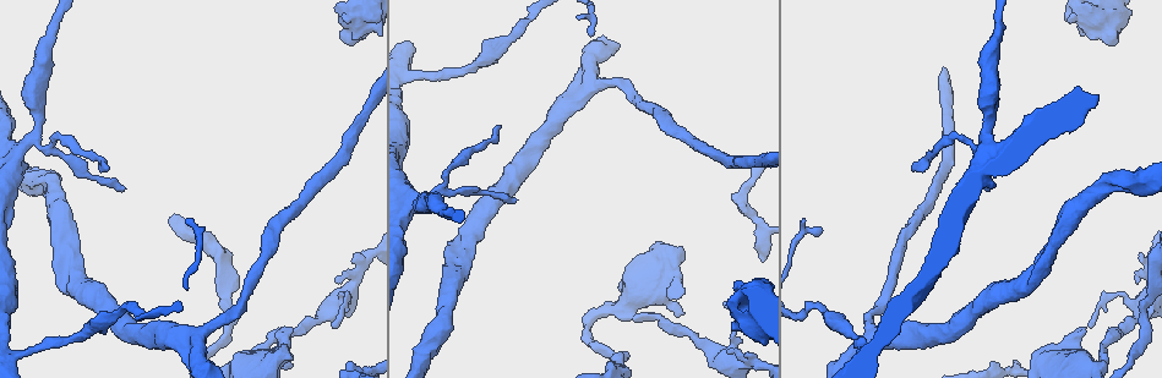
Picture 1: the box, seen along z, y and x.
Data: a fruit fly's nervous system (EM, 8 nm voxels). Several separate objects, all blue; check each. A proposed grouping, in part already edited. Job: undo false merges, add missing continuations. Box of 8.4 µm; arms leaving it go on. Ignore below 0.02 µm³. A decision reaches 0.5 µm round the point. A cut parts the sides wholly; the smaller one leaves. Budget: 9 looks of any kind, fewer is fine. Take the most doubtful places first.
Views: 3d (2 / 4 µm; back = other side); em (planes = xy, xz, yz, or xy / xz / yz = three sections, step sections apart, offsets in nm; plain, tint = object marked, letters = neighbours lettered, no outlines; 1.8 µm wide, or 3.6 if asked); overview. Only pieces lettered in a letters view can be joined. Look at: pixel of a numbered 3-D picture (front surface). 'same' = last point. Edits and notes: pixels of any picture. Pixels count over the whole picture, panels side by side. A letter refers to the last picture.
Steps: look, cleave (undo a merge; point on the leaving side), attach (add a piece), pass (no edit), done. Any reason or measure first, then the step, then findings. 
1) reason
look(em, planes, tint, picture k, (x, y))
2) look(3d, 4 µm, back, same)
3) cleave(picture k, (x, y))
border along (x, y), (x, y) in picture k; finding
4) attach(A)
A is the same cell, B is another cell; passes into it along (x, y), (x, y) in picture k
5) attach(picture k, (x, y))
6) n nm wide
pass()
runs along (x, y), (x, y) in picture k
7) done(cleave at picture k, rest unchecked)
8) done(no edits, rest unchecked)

free end
look(em, planes, letters, picture 1, (340, 39))

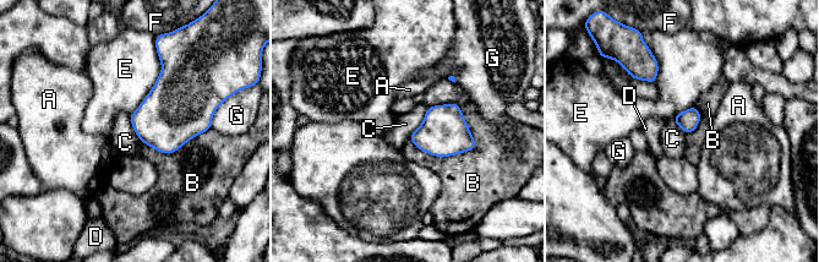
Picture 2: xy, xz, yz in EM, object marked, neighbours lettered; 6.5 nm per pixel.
pass()
A, B, C, D, E, F and G are other cells; border along (429, 107), (422, 121), (408, 140) in picture 2; none of them fits

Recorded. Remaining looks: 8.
narrows sharply
look(em, xz, step 4, tint, picture 1, (360, 269))

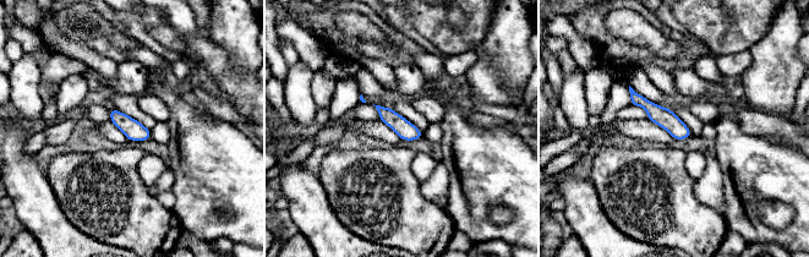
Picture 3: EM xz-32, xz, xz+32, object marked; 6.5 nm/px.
look(em, xz, step 4, letters, same)

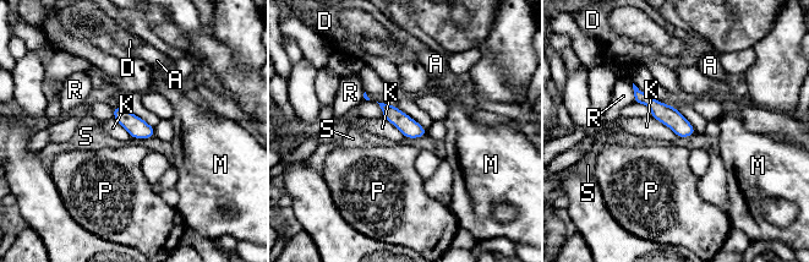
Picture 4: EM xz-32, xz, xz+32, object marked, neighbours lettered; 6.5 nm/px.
pass()
A, D, K, M, P, R and S are other cells; runs along (637, 92), (690, 131) in picture 4; one neuron here

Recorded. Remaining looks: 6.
branch stops here
look(3d, 2 µm, picture 1, (1083, 333))

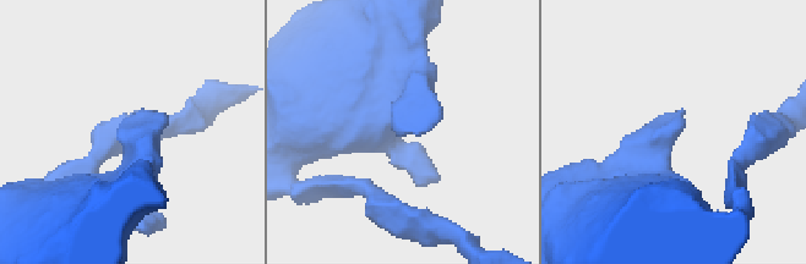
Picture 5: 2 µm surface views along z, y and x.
shape alone is not enough
look(em, xz, step 4, letters, picture 5, (120, 125))

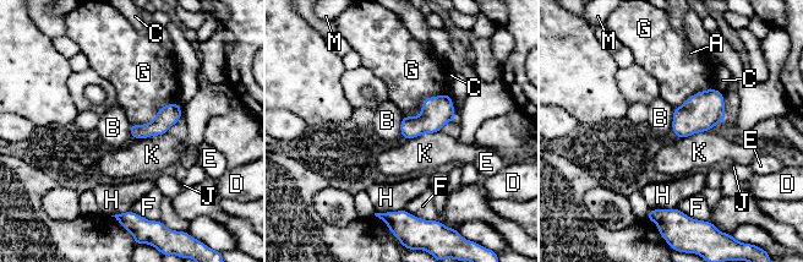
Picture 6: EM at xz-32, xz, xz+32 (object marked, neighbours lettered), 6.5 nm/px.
look(em, planes, letters, same)

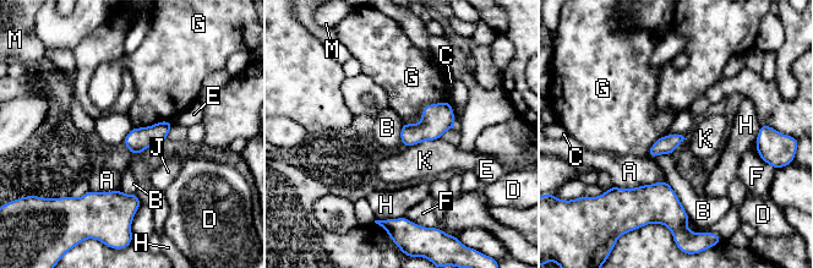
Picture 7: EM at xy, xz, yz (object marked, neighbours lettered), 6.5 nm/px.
pass()
A, B, C, D, E, F, G, H, J, K and M are other cells; border along (666, 181), (691, 219) in picture 7; no lettered piece goes on from it

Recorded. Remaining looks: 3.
sudden change in width
look(em, planes, tint, picture 1, (407, 72))

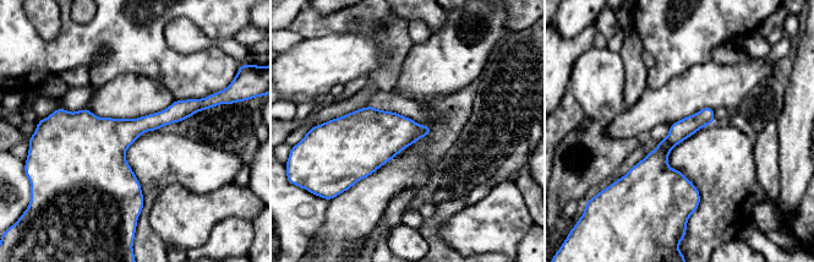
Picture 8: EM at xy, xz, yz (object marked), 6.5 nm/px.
look(em, planes, letters, same)

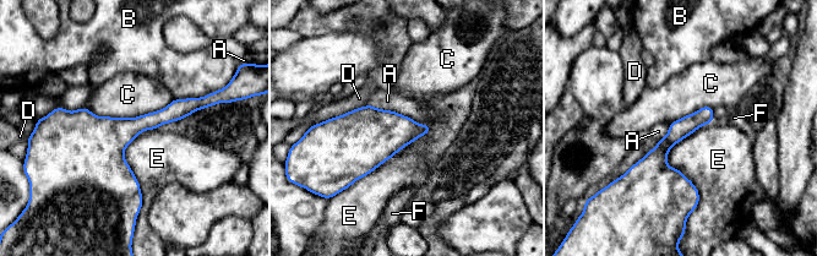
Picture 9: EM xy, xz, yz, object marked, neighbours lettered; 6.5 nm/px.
140 nm wide; E touches over 650 nm
pass()
A, B, C, D, E and F are other cells; continuous, no second neuron

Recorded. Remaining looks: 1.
done(no edits, rest unchecked)

